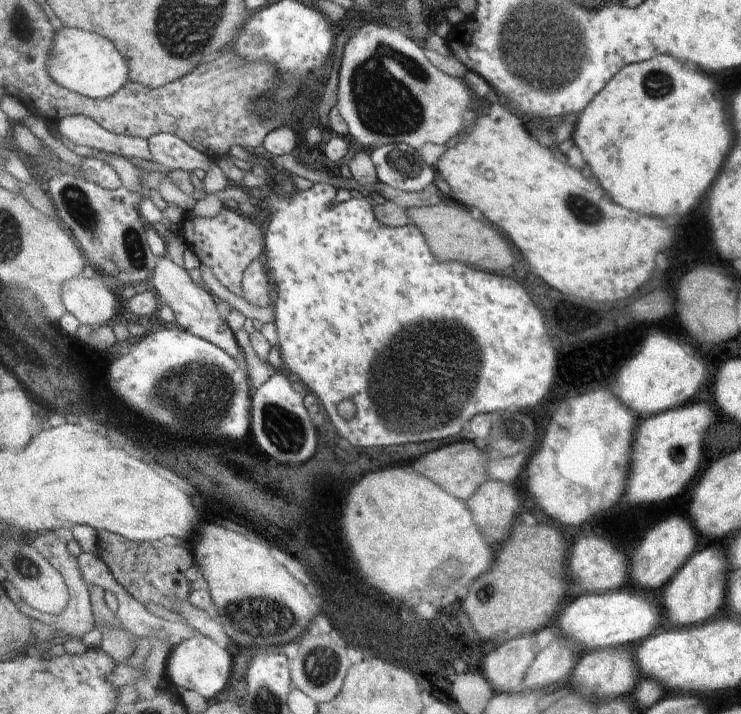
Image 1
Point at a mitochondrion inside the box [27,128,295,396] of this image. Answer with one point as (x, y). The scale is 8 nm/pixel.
(76, 201)

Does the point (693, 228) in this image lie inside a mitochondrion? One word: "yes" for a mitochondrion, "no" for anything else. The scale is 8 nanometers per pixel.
no

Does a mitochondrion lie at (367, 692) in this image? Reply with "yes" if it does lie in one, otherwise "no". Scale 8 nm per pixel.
no

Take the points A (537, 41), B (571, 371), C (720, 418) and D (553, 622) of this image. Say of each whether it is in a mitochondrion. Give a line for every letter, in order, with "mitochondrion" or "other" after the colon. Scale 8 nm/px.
A: mitochondrion
B: other
C: other
D: other

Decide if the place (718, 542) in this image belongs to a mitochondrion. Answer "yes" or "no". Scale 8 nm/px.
no

